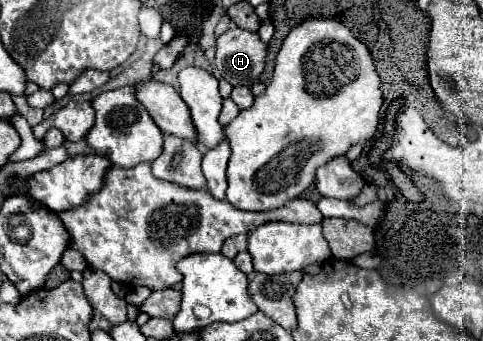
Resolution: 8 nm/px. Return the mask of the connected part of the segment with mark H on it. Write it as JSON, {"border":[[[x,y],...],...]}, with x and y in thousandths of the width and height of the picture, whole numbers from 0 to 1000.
{"border":[[[499,82],[474,88],[447,114],[447,138],[443,185],[458,229],[466,229],[482,252],[495,246],[520,252],[536,235],[536,217],[549,199],[549,158],[553,158],[553,135],[536,117],[536,100]]]}

